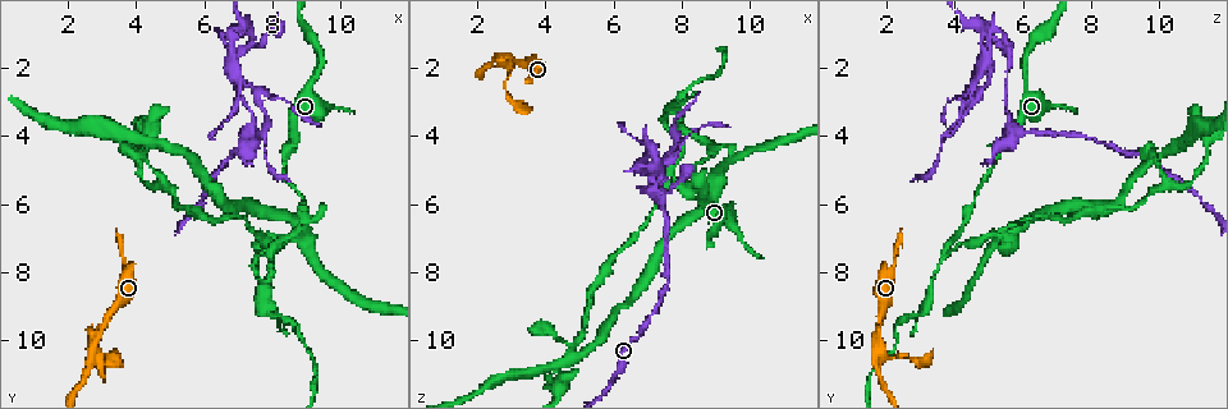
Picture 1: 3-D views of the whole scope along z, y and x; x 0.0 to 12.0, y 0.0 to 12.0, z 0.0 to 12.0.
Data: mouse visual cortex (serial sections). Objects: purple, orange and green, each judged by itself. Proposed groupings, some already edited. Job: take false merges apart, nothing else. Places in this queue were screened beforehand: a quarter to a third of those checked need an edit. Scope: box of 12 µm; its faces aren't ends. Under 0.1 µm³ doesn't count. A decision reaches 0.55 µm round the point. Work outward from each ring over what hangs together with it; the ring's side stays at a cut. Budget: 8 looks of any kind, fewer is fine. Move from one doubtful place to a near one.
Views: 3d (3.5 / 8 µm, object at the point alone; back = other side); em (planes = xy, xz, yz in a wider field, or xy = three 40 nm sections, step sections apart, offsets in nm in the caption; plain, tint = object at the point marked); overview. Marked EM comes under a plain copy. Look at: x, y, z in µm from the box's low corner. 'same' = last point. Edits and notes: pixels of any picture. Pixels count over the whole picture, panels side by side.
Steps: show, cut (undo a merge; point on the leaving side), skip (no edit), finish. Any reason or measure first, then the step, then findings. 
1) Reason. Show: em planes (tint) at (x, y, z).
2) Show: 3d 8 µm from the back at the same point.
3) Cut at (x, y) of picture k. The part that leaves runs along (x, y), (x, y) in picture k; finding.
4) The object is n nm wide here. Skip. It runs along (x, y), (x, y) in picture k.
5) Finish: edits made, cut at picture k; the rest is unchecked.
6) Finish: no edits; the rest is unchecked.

Sharp bend. Show: 3d 3.5 µm at (7.4, 3.8, 6.0).

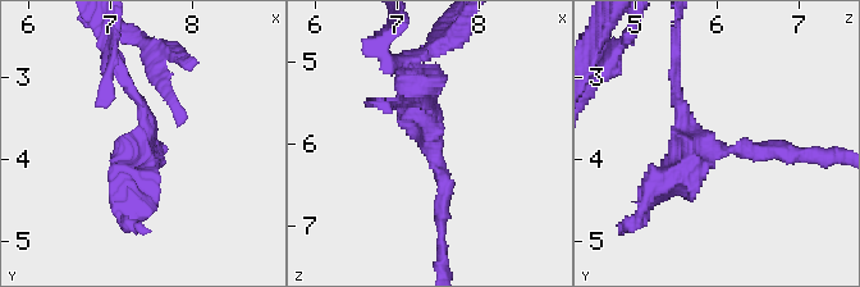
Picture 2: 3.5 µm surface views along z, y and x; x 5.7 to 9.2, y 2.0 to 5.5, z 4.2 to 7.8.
Shape alone is not enough. Show: em xy step 5 (tint) at (7.45, 3.90, 5.90).

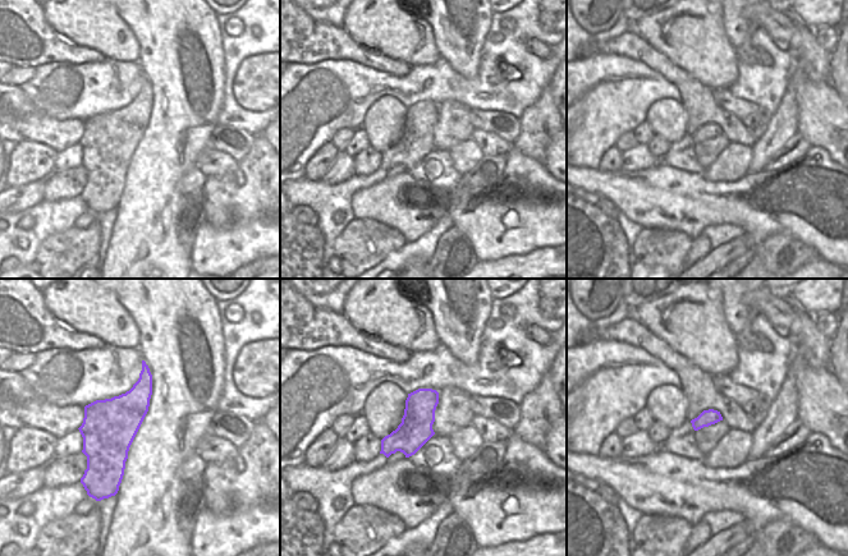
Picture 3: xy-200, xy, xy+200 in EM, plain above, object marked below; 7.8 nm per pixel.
Skip. It runs along (790, 153), (689, 140), (676, 81) in picture 2; one cell here.

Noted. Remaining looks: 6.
Show: 3d 8 µm at (7.0, 1.9, 5.7).

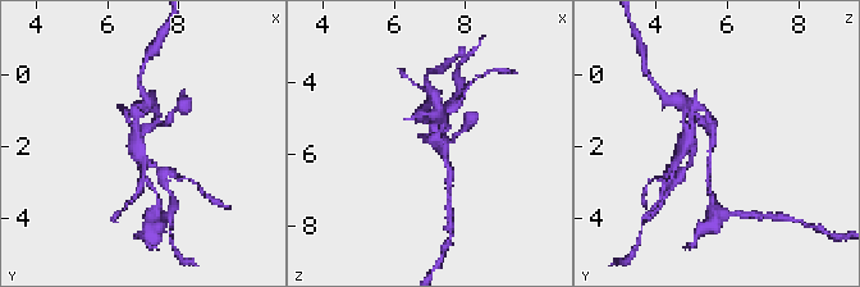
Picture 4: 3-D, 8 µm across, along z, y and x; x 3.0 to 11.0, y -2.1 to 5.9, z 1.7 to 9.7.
Need the tissue. Show: em xy step 5 (tint) at (6.9, 1.8, 5.5).

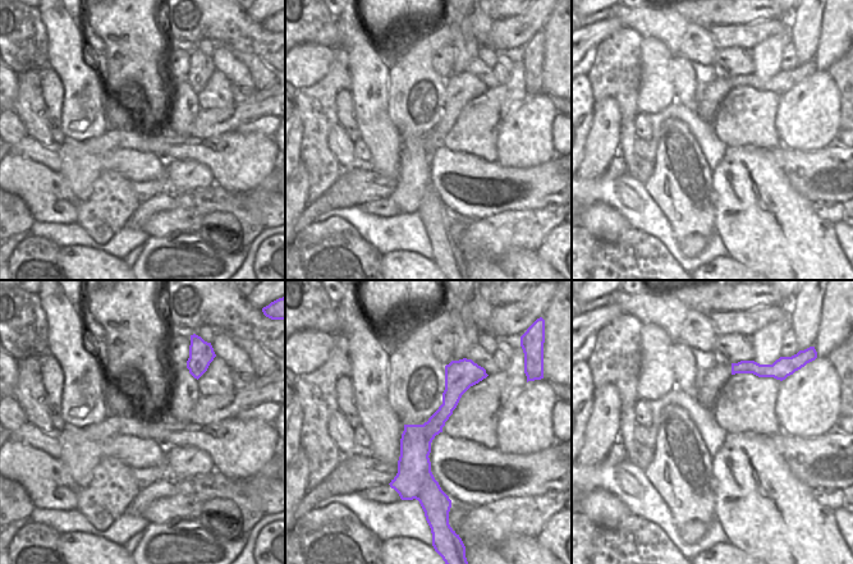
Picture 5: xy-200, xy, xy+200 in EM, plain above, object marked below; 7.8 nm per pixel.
Skip. It runs along (709, 176), (712, 141), (696, 115) in picture 4; one cell here.

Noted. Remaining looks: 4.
Abrupt turn. Show: 3d 3.5 µm from the back at (7.7, 9.2, 3.1).

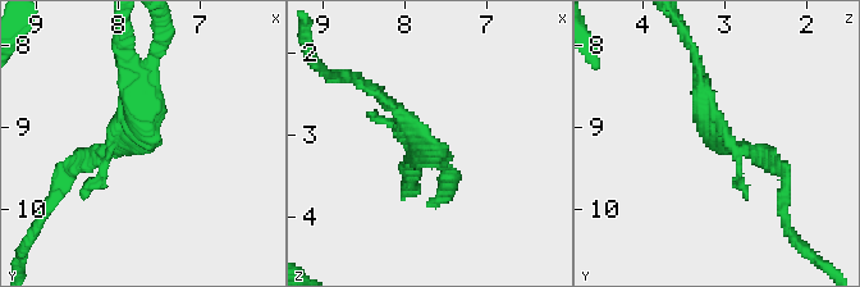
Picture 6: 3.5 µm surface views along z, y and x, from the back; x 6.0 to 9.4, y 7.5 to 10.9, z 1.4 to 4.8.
Show: em planes (tint) at (7.70, 9.25, 3.05).

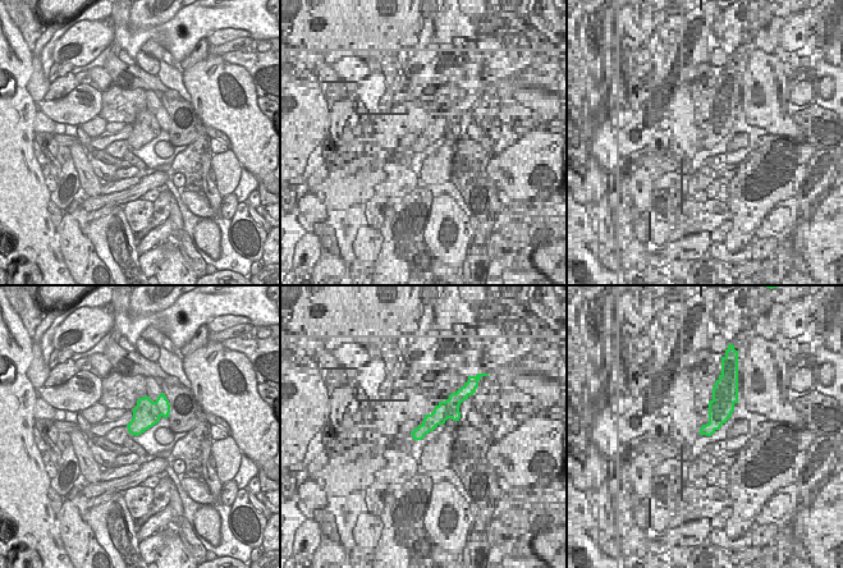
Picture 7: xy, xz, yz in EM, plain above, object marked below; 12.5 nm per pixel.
Cut at (448, 191) of picture 6. A second cell is stuck on.

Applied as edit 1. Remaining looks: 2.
Finish: edits made, cut at picture 6; the rest is unchecked.

